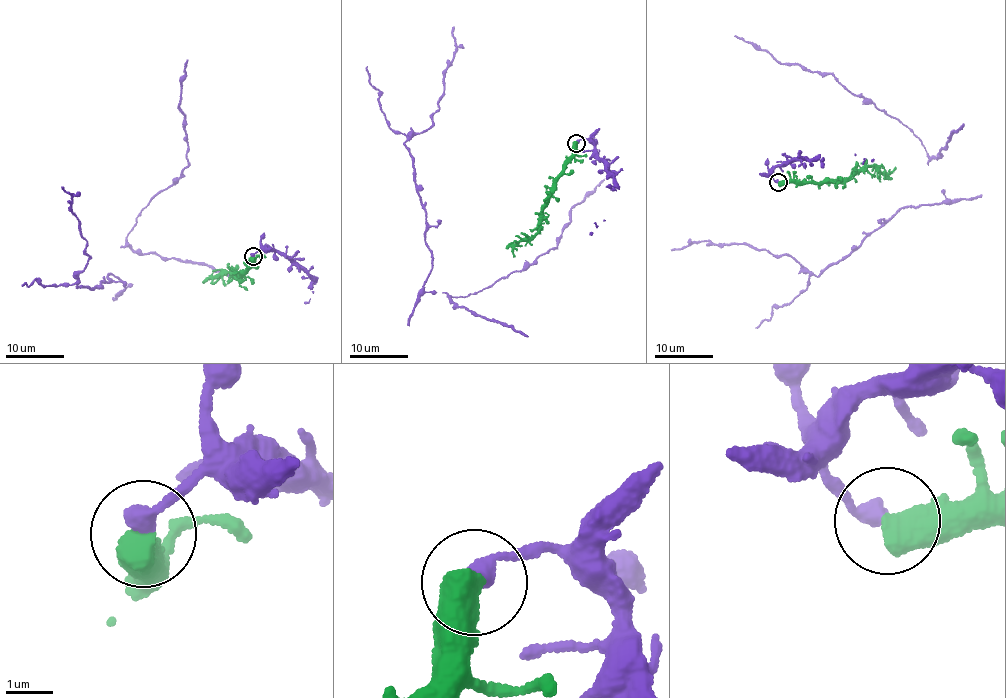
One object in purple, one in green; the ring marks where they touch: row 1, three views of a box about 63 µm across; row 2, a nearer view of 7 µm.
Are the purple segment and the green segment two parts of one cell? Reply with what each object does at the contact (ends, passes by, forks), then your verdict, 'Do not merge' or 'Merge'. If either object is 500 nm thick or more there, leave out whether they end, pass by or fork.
Do not merge

